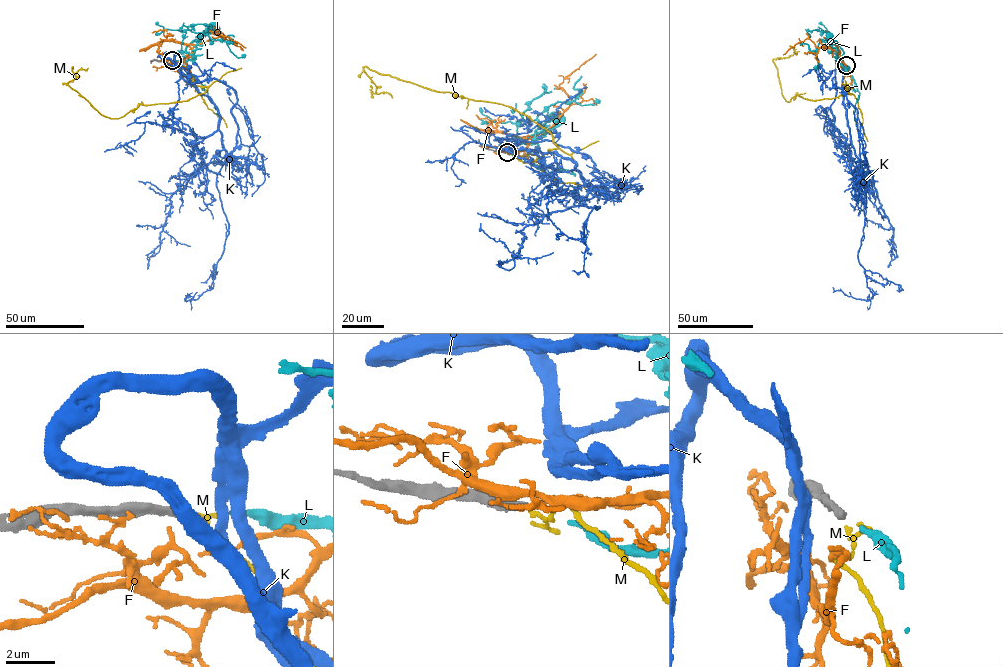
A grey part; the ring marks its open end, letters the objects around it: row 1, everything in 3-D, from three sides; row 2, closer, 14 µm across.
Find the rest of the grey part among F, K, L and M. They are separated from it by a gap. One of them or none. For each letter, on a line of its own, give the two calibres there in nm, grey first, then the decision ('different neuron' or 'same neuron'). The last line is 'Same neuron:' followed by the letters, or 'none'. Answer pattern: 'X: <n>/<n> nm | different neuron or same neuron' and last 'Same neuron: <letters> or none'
F: 340/160 nm | different neuron
K: 340/300 nm | different neuron
L: 340/200 nm | same neuron
M: 340/100 nm | different neuron
Same neuron: L

